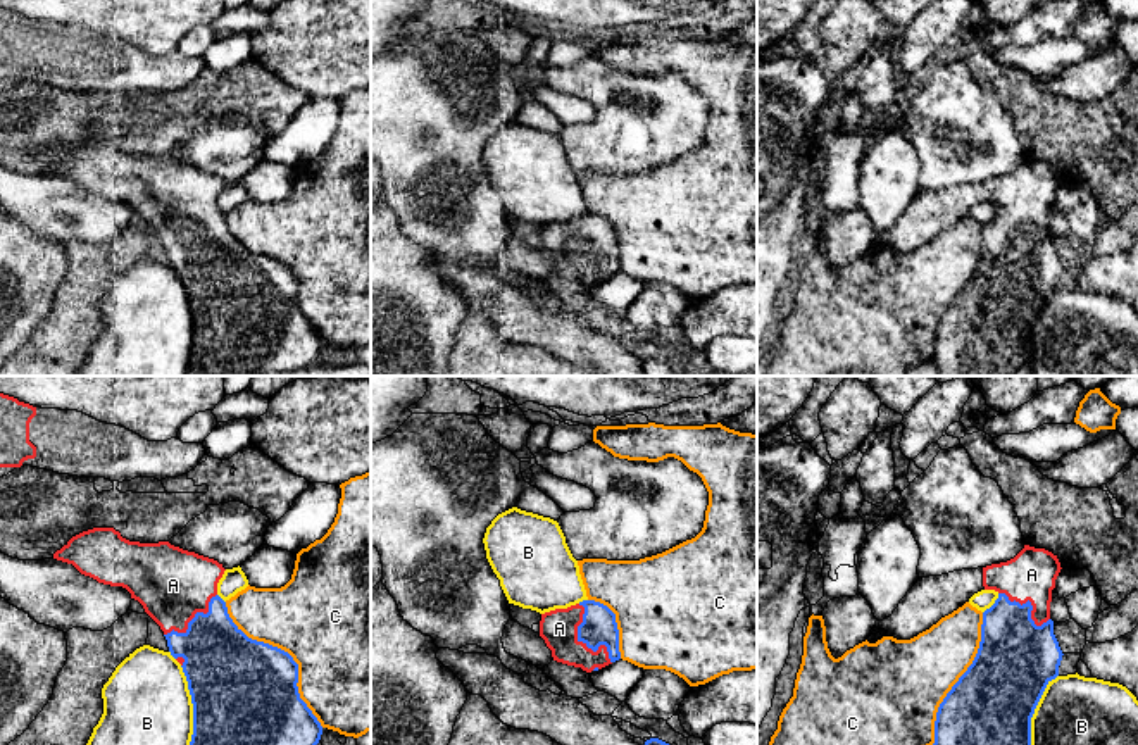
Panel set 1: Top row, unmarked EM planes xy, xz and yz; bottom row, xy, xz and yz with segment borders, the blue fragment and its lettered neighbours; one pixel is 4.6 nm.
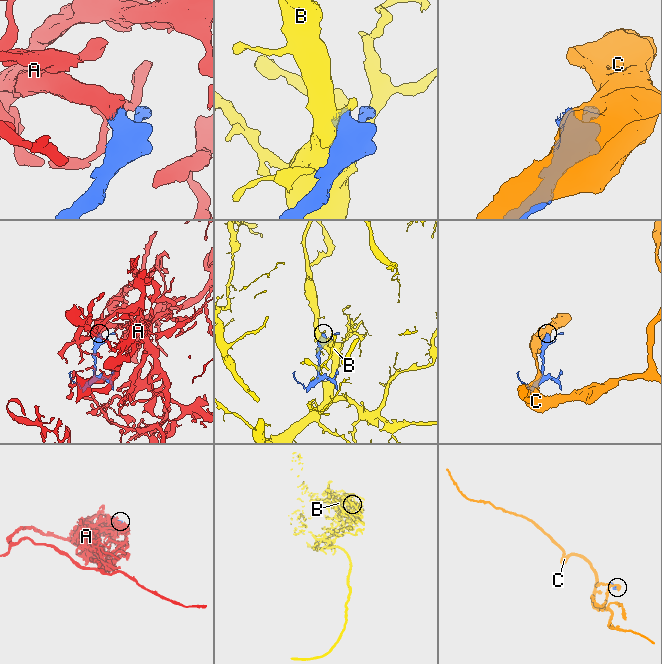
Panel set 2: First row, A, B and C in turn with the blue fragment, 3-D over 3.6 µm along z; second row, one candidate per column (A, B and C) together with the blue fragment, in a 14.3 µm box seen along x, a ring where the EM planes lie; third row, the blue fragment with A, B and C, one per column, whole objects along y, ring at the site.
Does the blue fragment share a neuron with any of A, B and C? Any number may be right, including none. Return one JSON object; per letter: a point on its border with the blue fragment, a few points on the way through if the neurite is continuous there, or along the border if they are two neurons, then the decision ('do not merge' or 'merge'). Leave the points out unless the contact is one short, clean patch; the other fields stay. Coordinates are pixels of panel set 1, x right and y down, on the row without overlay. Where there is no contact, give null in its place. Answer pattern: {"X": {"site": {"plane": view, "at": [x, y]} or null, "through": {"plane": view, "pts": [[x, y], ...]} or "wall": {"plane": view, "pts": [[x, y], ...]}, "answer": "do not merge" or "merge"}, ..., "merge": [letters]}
{"A": {"site": {"plane": "xz", "at": [581, 254]}, "answer": "merge"}, "B": {"site": {"plane": "xy", "at": [193, 328]}, "answer": "do not merge"}, "C": {"site": {"plane": "xy", "at": [288, 268]}, "answer": "do not merge"}, "merge": ["A"]}

